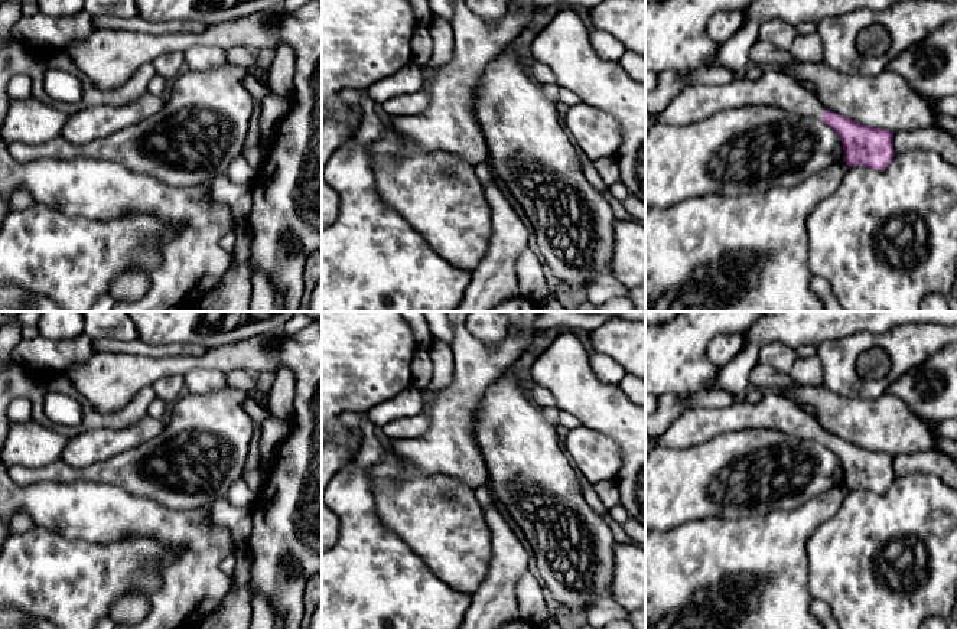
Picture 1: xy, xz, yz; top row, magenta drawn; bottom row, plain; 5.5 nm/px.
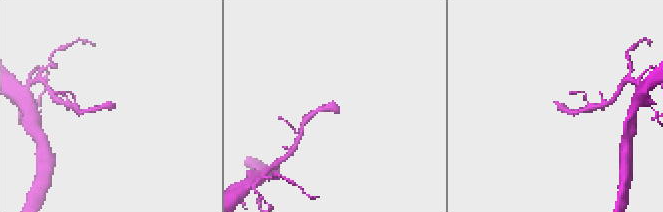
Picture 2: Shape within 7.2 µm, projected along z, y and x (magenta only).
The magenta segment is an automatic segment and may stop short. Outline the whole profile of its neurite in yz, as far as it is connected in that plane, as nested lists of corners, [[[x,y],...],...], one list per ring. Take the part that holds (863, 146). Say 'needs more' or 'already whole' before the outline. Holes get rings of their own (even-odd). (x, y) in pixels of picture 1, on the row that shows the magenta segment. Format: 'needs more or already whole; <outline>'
needs more; [[[775,66],[764,68],[762,76],[756,81],[742,75],[723,85],[689,87],[670,101],[658,115],[658,123],[684,126],[717,111],[746,105],[772,105],[824,121],[840,136],[843,160],[849,167],[866,166],[885,170],[895,157],[893,133],[863,126],[827,110],[814,94],[782,68]]]

